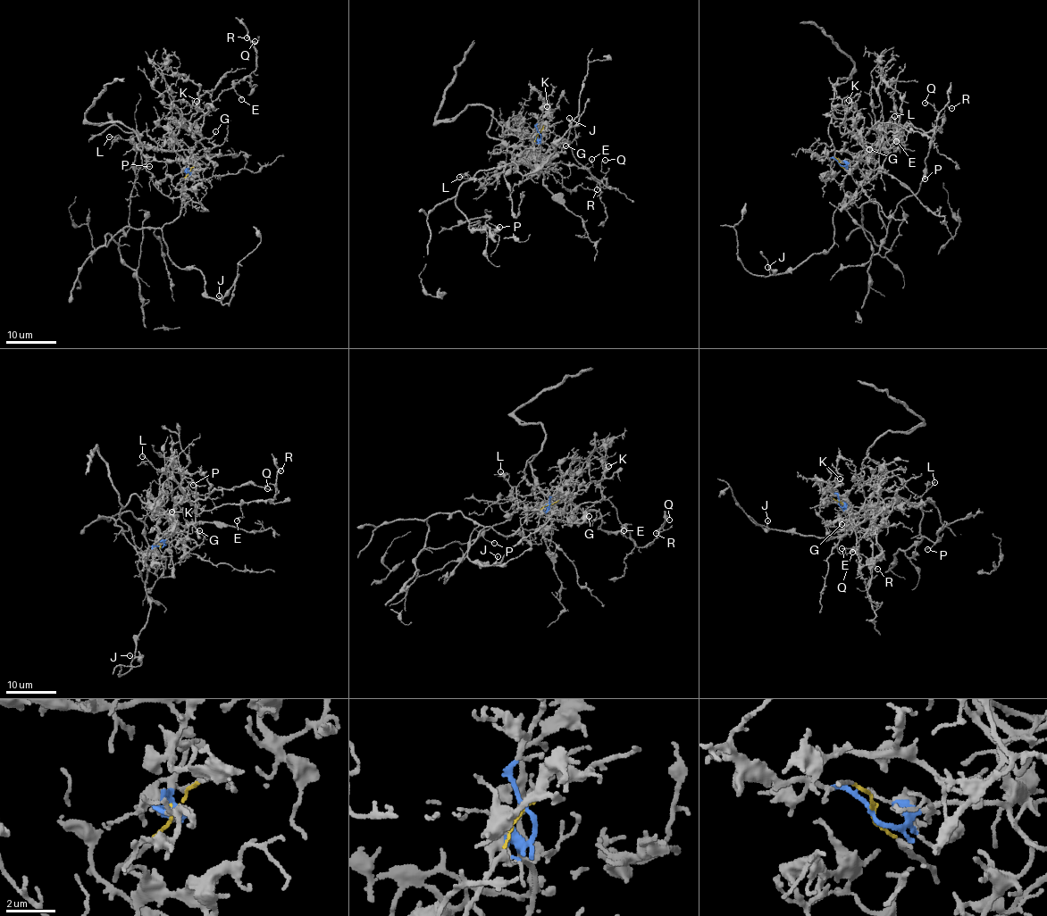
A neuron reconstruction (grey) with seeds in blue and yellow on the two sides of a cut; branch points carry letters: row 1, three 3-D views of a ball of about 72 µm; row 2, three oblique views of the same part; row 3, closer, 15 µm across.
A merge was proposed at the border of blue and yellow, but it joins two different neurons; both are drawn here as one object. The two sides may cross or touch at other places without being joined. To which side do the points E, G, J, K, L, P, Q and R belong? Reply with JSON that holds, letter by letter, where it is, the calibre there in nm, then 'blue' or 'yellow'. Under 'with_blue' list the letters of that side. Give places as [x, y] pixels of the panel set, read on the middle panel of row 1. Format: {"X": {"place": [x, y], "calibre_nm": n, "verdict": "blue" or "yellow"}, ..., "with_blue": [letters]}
{"E": {"place": [591, 159], "calibre_nm": 120, "verdict": "blue"}, "G": {"place": [565, 145], "calibre_nm": 110, "verdict": "blue"}, "J": {"place": [569, 118], "calibre_nm": 110, "verdict": "yellow"}, "K": {"place": [547, 106], "calibre_nm": 100, "verdict": "blue"}, "L": {"place": [459, 177], "calibre_nm": 130, "verdict": "blue"}, "P": {"place": [499, 227], "calibre_nm": 130, "verdict": "yellow"}, "Q": {"place": [605, 160], "calibre_nm": 120, "verdict": "blue"}, "R": {"place": [597, 189], "calibre_nm": 120, "verdict": "blue"}, "with_blue": ["E", "G", "K", "L", "Q", "R"]}

